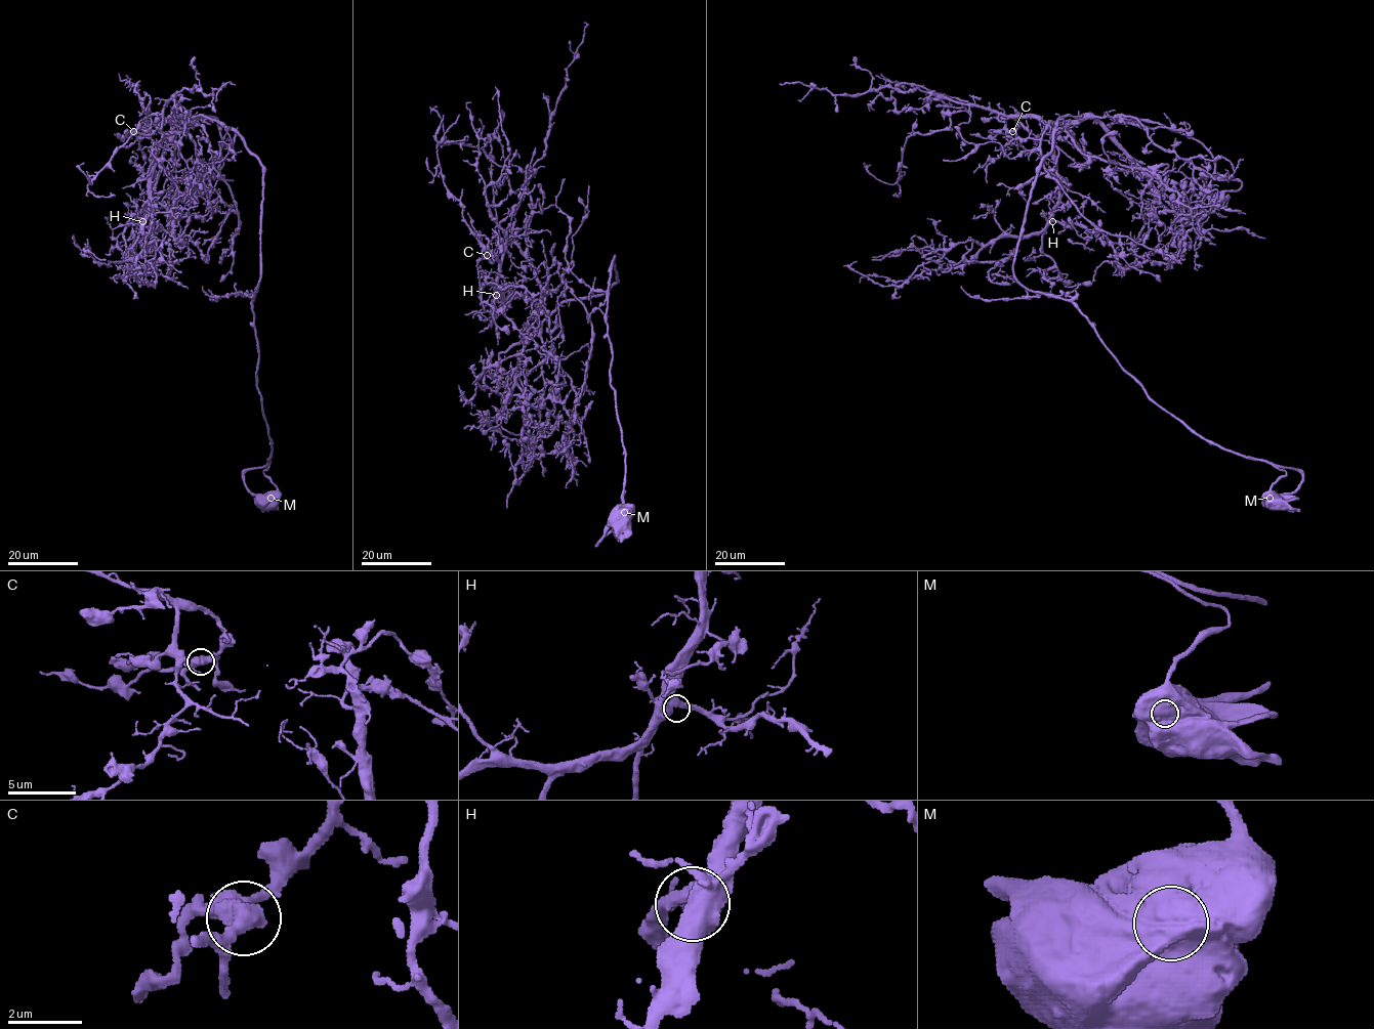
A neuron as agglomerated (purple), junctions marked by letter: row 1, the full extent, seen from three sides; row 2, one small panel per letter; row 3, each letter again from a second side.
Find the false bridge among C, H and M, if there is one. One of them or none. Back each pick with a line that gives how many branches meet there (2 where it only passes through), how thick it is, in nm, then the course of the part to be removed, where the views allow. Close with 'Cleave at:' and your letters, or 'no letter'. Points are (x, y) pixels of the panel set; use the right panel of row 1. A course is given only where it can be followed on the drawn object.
M: branches 2; calibre 950 nm; course (1270, 498), (1271, 487), (1286, 472), (1248, 457)
Cleave at: M

